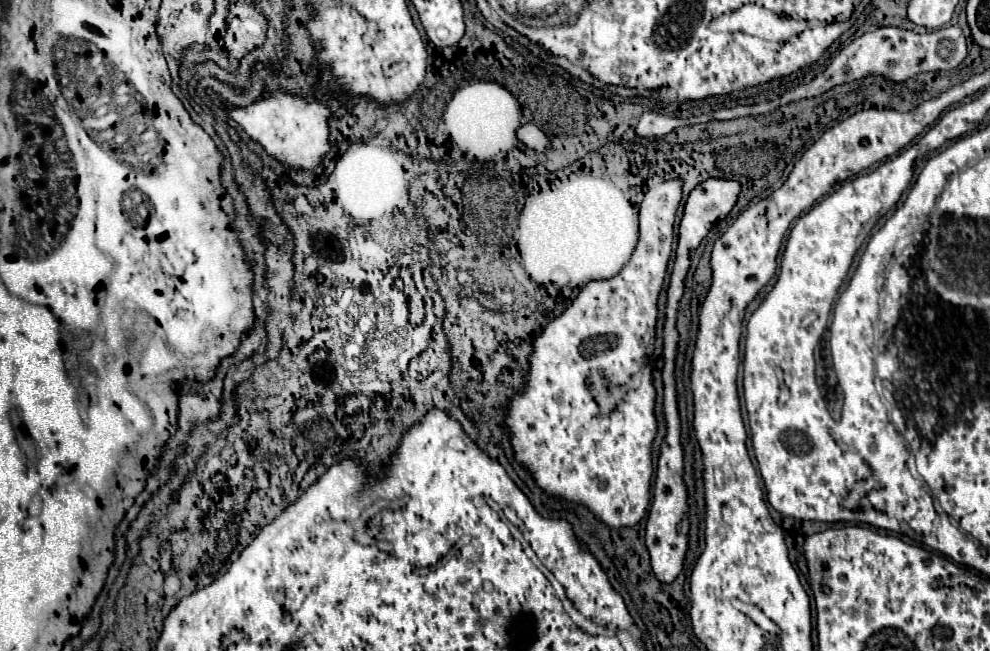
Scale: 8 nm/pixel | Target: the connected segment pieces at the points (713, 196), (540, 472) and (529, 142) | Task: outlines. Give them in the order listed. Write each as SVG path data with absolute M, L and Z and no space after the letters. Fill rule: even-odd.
M711 177L707 181L703 181L701 185L697 185L691 193L689 199L685 203L685 213L681 219L681 233L679 233L679 245L677 245L677 259L673 265L673 275L671 275L671 285L667 291L667 317L665 317L665 341L679 341L679 333L677 333L677 309L683 297L683 289L685 289L685 275L689 271L691 259L689 259L689 251L697 249L699 243L703 241L703 237L709 233L709 229L713 227L713 223L717 219L723 219L725 215L729 215L729 211L733 209L733 205L737 203L741 193L741 183L733 181L733 179L717 179Z
M677 177L677 179L669 179L669 181L663 181L655 187L651 187L647 193L645 193L645 199L641 203L641 209L639 209L639 243L629 259L629 263L621 269L619 275L615 275L613 279L609 281L591 281L587 283L581 293L577 295L577 299L571 303L571 307L567 307L567 311L557 317L555 321L551 321L543 333L539 337L535 337L533 341L533 355L531 355L531 369L527 373L527 383L525 383L525 389L521 393L517 393L513 399L511 399L511 409L509 409L509 419L507 419L507 425L509 425L509 431L513 435L513 447L515 447L515 455L517 459L533 473L537 485L549 493L549 495L559 495L559 497L565 497L565 499L573 499L577 503L585 503L589 505L589 509L603 521L607 523L609 527L623 527L623 525L637 525L645 513L647 513L647 507L649 507L649 501L651 501L651 495L649 495L649 481L651 481L651 475L653 475L653 441L655 441L655 435L657 435L657 417L655 417L655 387L653 387L653 381L651 377L641 383L637 389L629 389L625 393L623 399L619 399L613 407L605 409L593 399L593 395L589 393L587 389L587 377L591 375L591 371L599 371L603 375L603 385L605 389L619 389L623 385L627 385L631 381L631 377L635 373L641 373L645 371L647 363L649 363L649 351L655 351L655 327L657 327L657 301L659 301L659 293L663 289L663 283L665 283L665 273L667 273L667 265L669 265L669 259L671 259L671 245L673 245L673 223L675 223L675 213L677 213L677 207L681 203L681 193L683 193L683 181Z
M523 123L519 129L517 129L517 141L523 145L523 147L527 147L527 149L531 149L531 151L547 151L549 147L551 147L551 139L549 139L549 135L543 131L543 129L539 129L537 125L533 125L533 123Z

